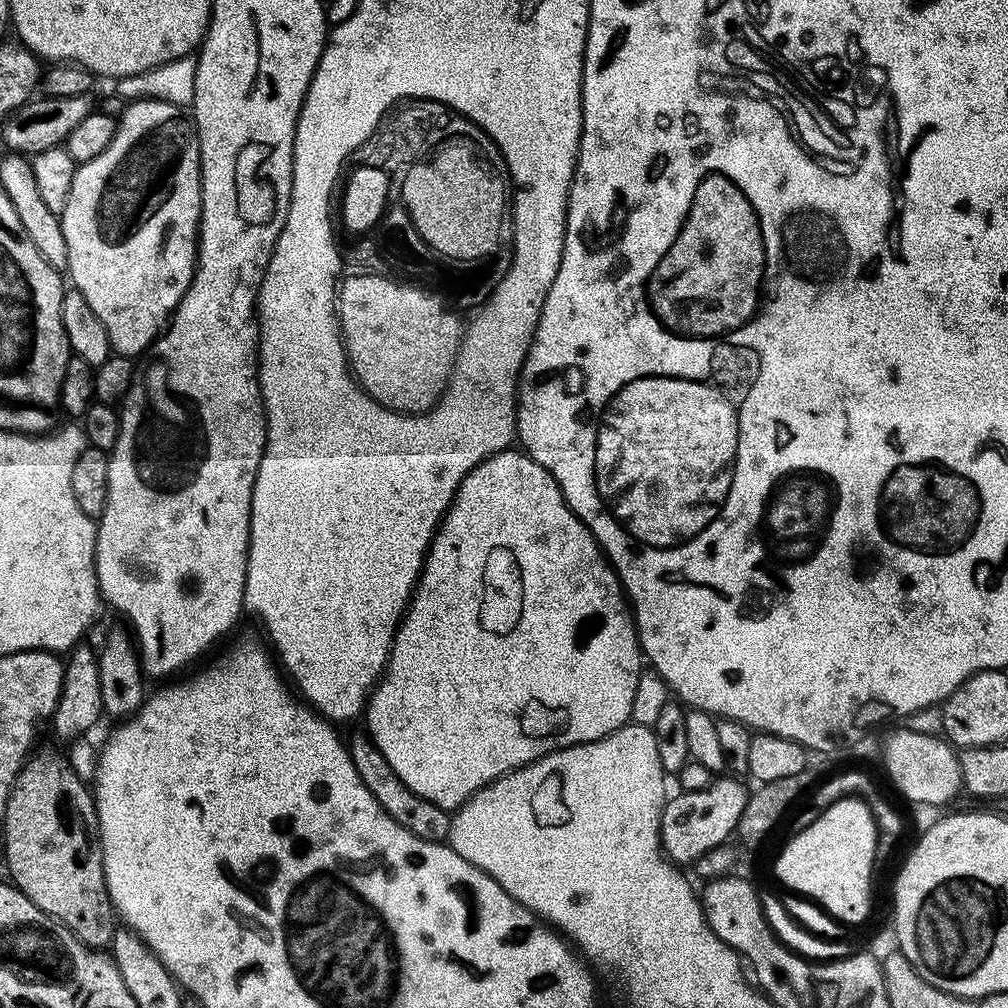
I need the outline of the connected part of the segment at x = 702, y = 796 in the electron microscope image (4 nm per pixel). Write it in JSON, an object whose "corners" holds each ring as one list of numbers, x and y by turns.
{"corners":[[713,779,712,785,706,790,680,792,669,799,660,815,660,846,671,863,677,866,695,865,706,850,714,850,725,843,729,835,735,833,736,824,740,820,742,810,750,795,749,789,744,789,739,779]]}

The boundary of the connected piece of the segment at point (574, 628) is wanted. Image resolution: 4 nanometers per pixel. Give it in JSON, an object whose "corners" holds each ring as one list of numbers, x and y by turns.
{"corners":[[523,451,499,452,466,474,460,489,456,491,456,497,452,499,452,505,440,521,432,545,428,548,424,568,420,571,420,581,408,601,408,611,396,629,384,675,376,681,366,701,366,732,382,758,390,762,390,770,394,770,394,774,398,774,398,778,406,782,414,794,418,794,418,798,424,798,426,802,445,810,455,810,478,790,506,773,513,772,515,768,533,764,538,758,556,752,559,748,601,740,629,723,633,719,632,707,636,704,636,691,640,688,640,664,640,639,636,636,630,605,615,570,596,545,596,539,570,510,562,498,558,482,554,482,545,468,538,466,538,462,534,462]]}

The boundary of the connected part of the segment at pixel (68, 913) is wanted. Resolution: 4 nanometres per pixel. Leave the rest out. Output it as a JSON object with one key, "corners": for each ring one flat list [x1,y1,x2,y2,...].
{"corners":[[63,751,40,752,29,755,24,768,16,775,10,798,6,802,4,832,4,860,8,863,11,883,38,910,42,910,65,924,72,933,93,950,104,950,111,945,118,927,118,917,108,896,104,881,104,852,100,849,100,823,96,817,96,801,89,785,74,774]]}

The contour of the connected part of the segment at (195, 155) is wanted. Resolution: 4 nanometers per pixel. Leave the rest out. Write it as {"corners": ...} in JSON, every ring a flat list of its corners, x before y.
{"corners":[[134,100,125,108,128,109,124,113,119,113,116,133,110,144,106,146,106,150,102,150,98,158,90,158,90,162,77,167,74,182,70,186,70,196,66,198,66,206,58,215,62,234,66,238,68,255,66,272,70,277,71,287,80,292,82,298,86,298,90,310,98,314,102,326,108,331,113,349,119,355,136,358,139,357,139,352,147,353,169,327,196,273,196,246,200,235,200,142,189,117,187,115,184,117,180,113,183,111,177,105,165,100]]}

